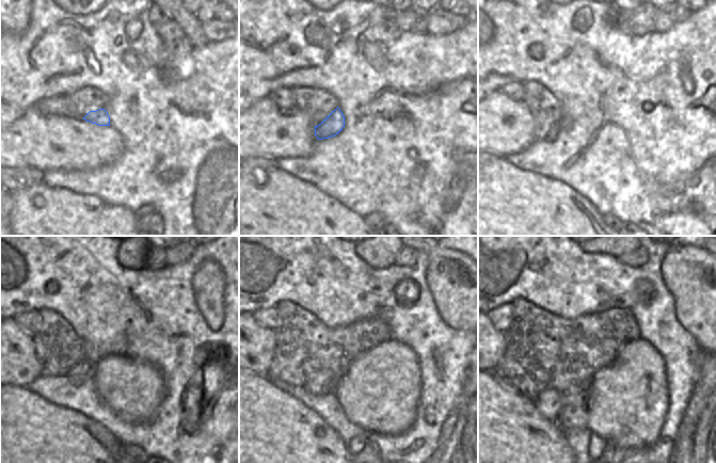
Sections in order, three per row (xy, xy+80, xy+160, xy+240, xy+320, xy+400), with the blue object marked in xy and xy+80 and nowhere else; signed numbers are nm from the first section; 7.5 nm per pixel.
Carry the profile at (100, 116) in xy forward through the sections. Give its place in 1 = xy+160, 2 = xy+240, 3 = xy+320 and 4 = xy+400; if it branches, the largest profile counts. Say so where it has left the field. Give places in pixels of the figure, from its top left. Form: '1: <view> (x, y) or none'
1: xy+160 (552, 134)
2: xy+240 (81, 372)
3: xy+320 (320, 382)
4: xy+400 (547, 403)

